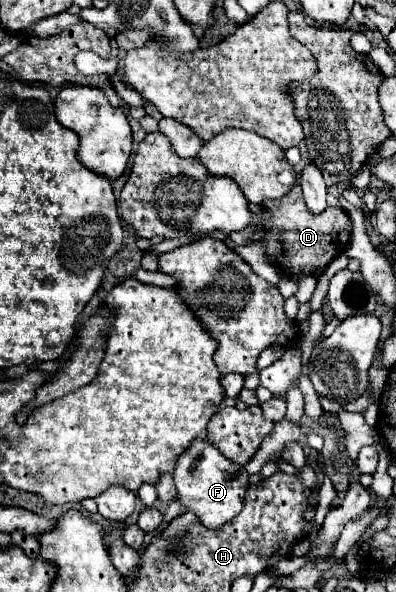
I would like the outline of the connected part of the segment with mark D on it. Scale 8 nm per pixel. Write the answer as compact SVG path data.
M296 184L286 196L276 200L266 200L264 206L270 210L272 218L264 226L260 222L258 230L254 232L252 240L266 240L266 252L280 268L280 272L290 274L292 278L300 278L304 274L320 276L330 260L344 252L350 234L352 222L346 212L339 207L327 206L320 214L312 214L302 198L302 188Z

